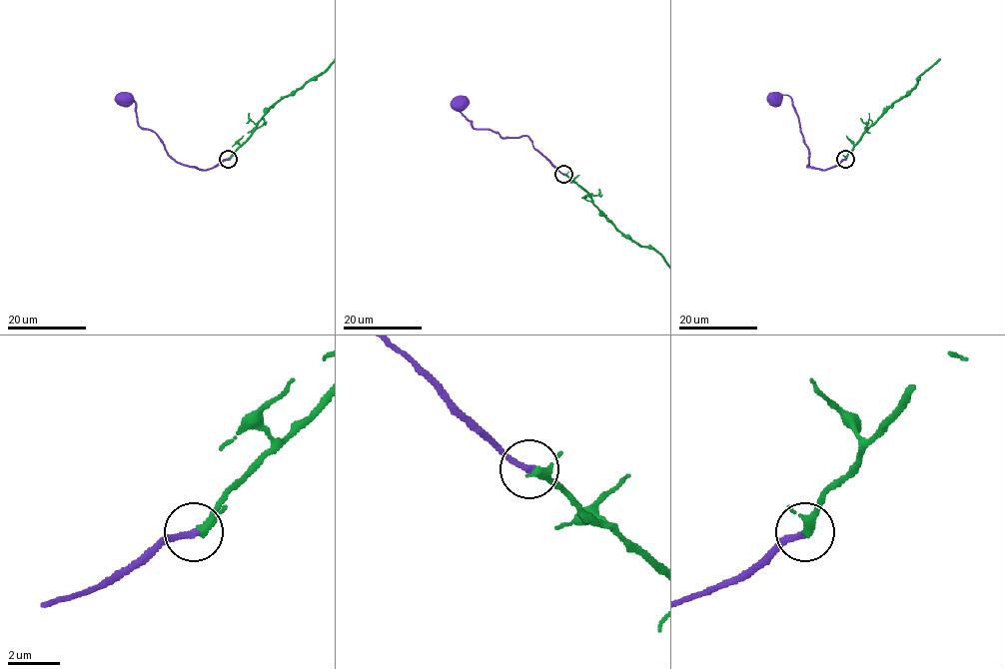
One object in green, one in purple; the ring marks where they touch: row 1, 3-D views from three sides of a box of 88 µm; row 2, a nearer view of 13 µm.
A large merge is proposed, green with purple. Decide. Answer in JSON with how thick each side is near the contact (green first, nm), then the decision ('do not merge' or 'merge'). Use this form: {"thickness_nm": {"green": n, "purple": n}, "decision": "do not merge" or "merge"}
{"thickness_nm": {"green": 260, "purple": 240}, "decision": "merge"}

